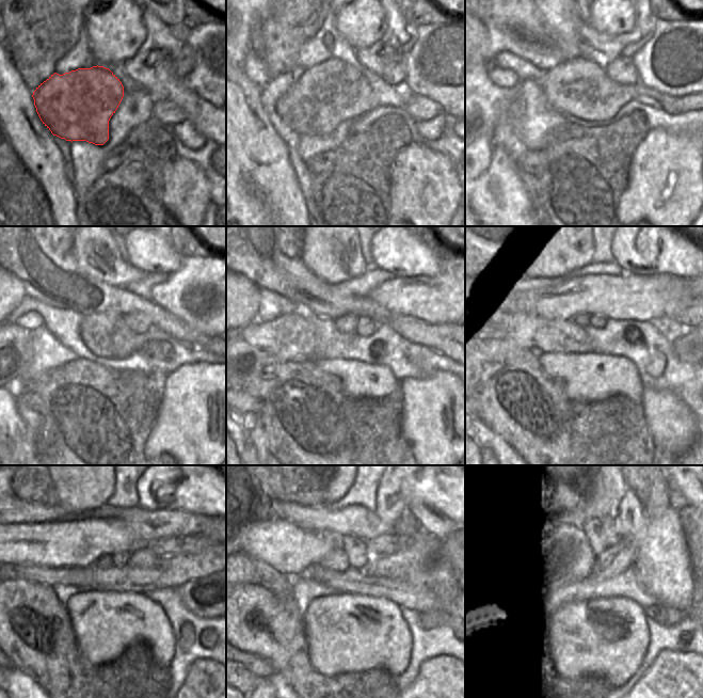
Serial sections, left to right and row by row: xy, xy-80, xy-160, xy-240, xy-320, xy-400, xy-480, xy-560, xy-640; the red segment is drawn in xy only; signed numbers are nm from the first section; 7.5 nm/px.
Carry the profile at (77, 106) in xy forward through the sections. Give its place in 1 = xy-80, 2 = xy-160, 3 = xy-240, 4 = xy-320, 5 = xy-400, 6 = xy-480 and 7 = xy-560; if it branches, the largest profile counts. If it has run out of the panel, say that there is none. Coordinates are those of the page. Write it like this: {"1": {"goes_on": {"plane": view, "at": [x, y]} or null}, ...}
{"1": {"goes_on": {"plane": "xy-80", "at": [328, 94]}}, "2": {"goes_on": {"plane": "xy-160", "at": [580, 88]}}, "3": {"goes_on": {"plane": "xy-240", "at": [106, 335]}}, "4": {"goes_on": {"plane": "xy-320", "at": [344, 323]}}, "5": {"goes_on": {"plane": "xy-400", "at": [582, 320]}}, "6": {"goes_on": {"plane": "xy-480", "at": [106, 561]}}, "7": {"goes_on": {"plane": "xy-560", "at": [337, 559]}}}

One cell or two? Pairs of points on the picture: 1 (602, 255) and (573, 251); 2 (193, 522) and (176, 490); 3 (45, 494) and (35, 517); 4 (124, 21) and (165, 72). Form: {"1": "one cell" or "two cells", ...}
{"1": "two cells", "2": "two cells", "3": "two cells", "4": "two cells"}

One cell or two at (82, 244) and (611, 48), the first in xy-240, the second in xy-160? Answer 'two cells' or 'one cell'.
one cell

